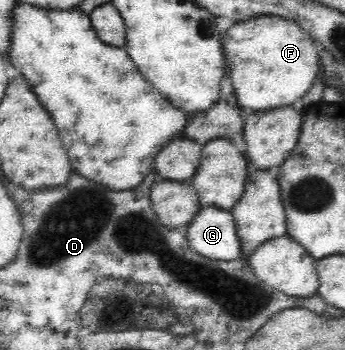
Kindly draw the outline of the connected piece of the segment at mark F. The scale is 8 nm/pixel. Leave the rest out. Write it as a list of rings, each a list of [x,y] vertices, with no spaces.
[[[279,16],[253,17],[233,23],[222,34],[222,52],[241,108],[263,112],[298,106],[319,76],[322,49],[297,23]]]

